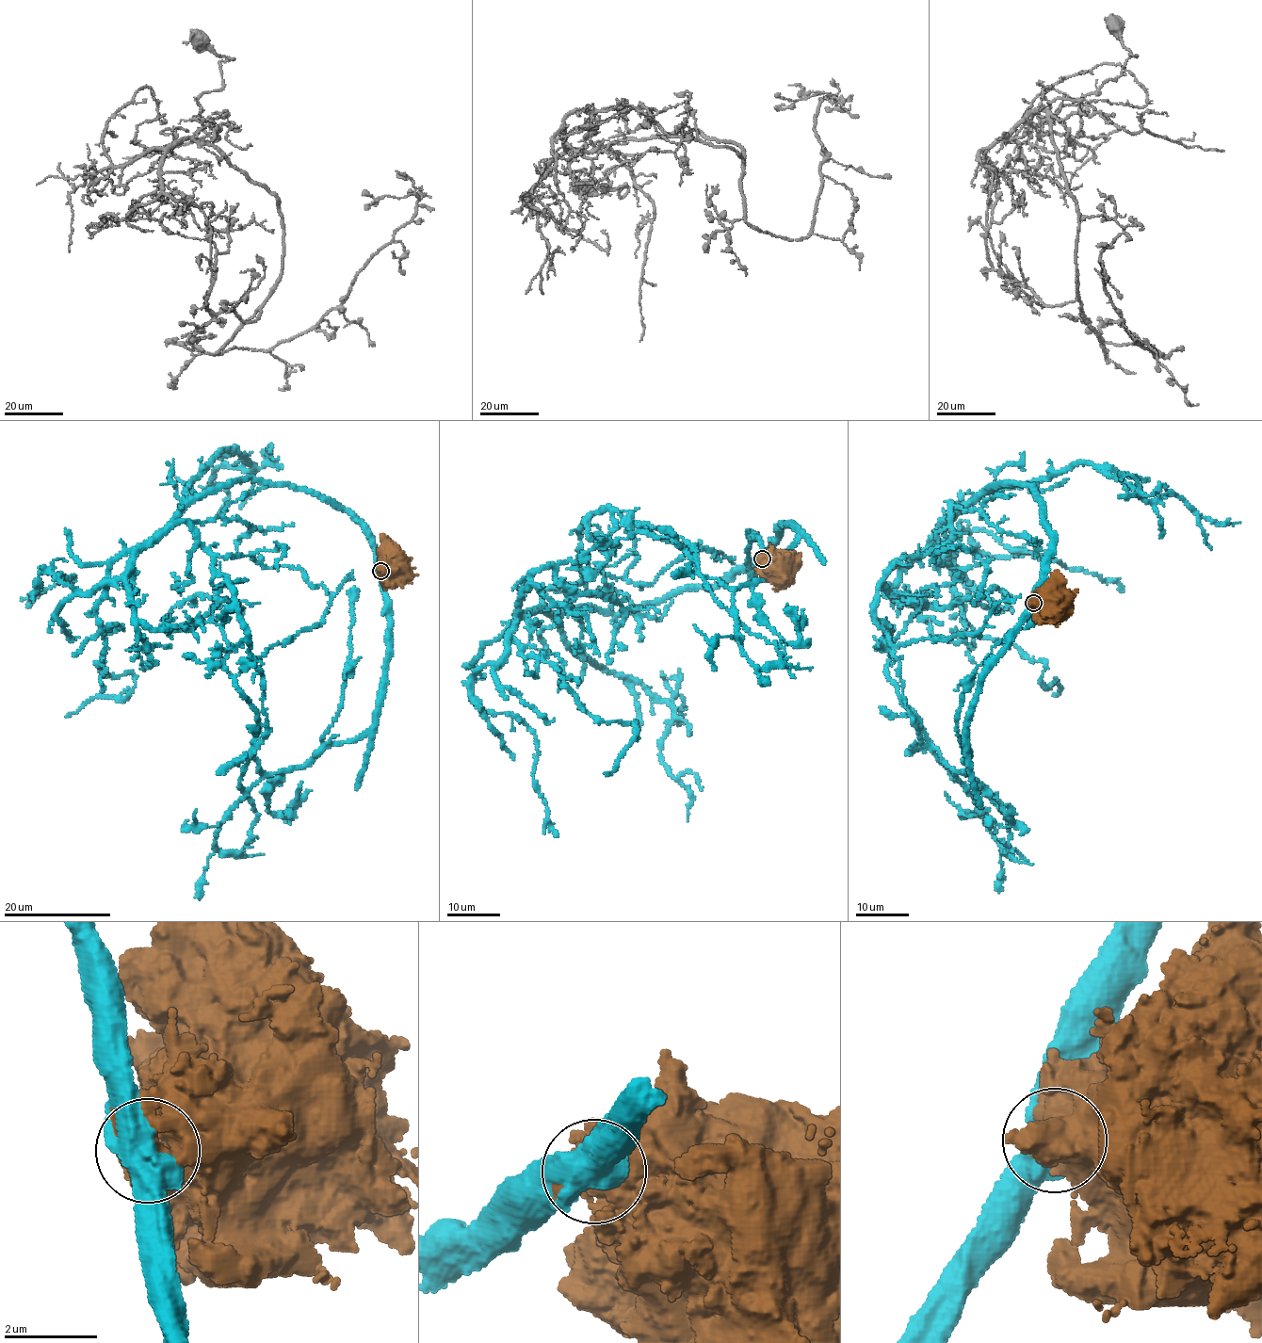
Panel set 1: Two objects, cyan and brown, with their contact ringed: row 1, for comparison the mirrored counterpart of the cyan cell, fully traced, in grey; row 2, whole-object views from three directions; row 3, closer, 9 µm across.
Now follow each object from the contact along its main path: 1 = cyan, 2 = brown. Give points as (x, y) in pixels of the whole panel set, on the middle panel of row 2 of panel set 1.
1: (762, 558), (618, 613), (512, 619), (521, 655), (555, 666), (577, 703), (636, 721), (604, 772)
2: (762, 558), (781, 580), (781, 574)

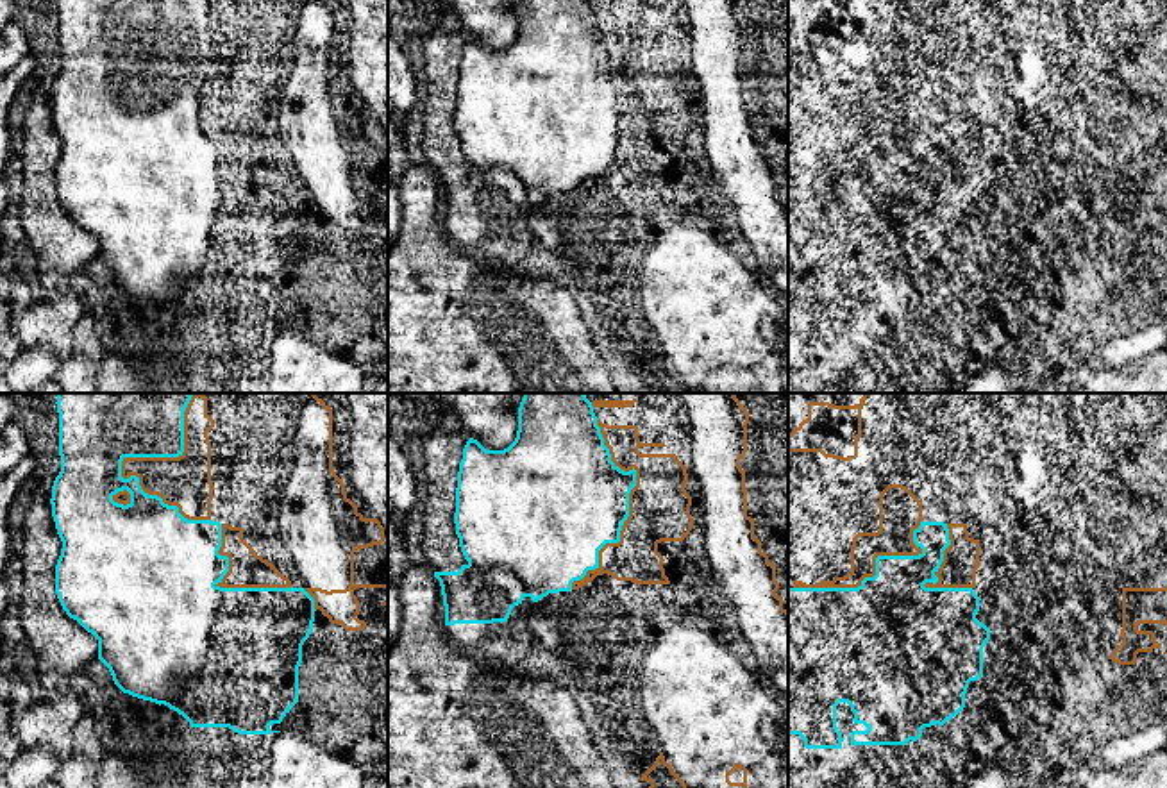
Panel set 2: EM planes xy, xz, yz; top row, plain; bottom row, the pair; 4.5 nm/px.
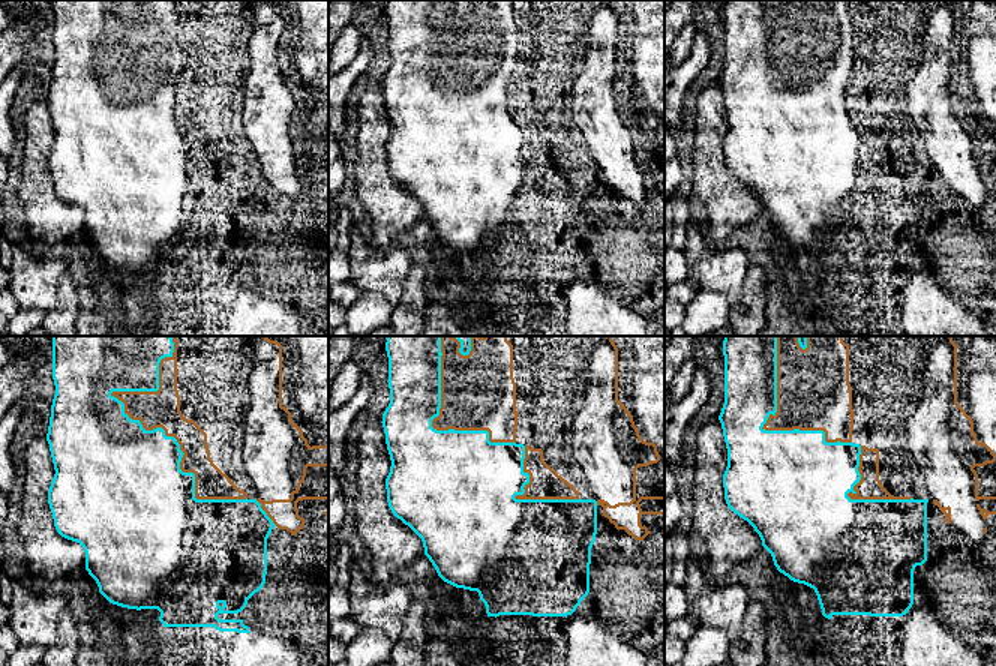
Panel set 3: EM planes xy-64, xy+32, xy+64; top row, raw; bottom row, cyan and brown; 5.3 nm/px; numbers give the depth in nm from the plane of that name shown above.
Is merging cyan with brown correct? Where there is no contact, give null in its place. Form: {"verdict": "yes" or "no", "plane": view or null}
{"verdict": "no", "plane": "xy"}

